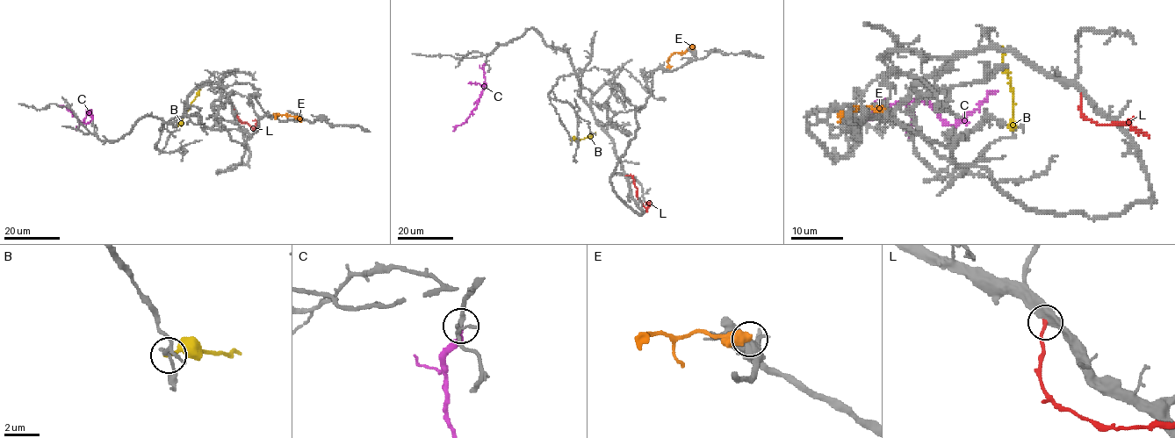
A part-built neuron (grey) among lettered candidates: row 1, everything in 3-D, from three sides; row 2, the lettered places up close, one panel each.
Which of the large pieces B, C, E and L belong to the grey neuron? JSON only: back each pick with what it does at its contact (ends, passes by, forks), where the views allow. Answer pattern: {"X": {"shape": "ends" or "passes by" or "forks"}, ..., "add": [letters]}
{"C": {"shape": "ends"}, "add": ["C"]}

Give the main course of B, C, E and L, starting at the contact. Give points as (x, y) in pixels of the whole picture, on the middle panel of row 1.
B: (571, 140), (582, 140), (595, 132)
C: (486, 61), (484, 88), (476, 107), (467, 119), (452, 130)
E: (667, 70), (667, 61), (673, 53), (684, 53), (695, 46)
L: (625, 175), (630, 175), (637, 189), (637, 199), (645, 207), (650, 201), (646, 202)

